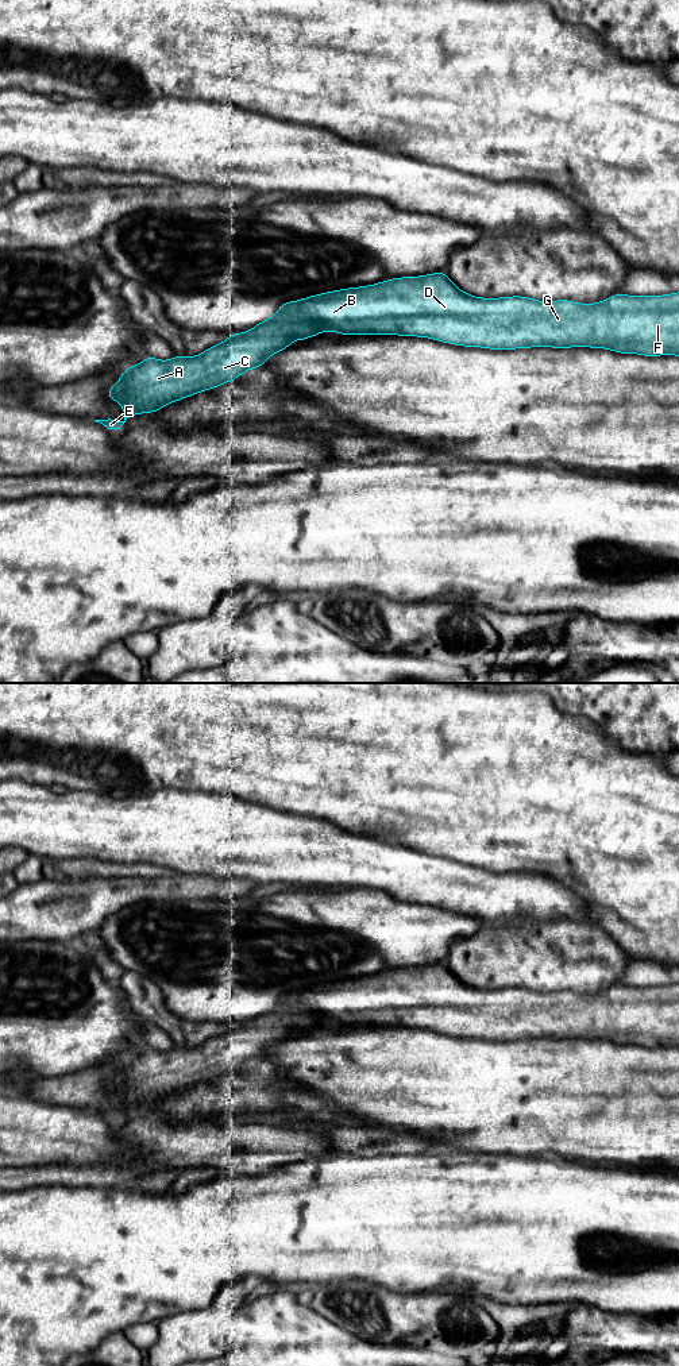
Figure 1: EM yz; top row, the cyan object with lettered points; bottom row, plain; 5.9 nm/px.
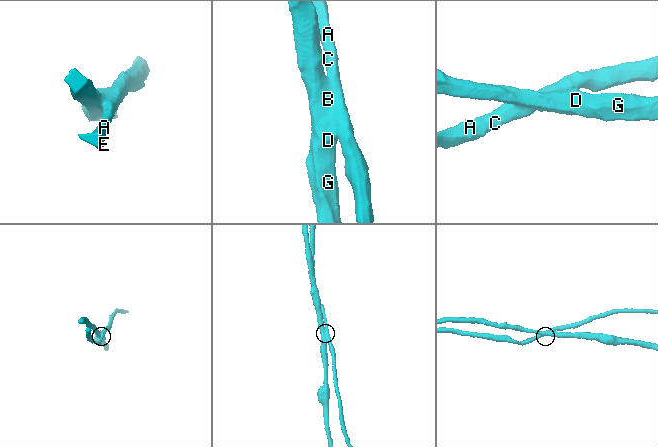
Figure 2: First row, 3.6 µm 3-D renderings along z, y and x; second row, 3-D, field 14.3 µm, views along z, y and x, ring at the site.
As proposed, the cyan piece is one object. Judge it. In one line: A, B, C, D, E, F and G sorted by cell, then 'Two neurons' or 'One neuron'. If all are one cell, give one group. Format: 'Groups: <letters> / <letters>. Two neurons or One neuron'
Groups: A C E / B D F G. Two neurons

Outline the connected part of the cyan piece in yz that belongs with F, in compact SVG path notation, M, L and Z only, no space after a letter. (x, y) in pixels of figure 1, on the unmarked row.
M444 962L320 984L279 996L277 1004L305 1006L340 1026L397 1026L489 1041L605 1039L643 1047L679 1047L679 984L613 985L595 995L539 992L522 987L482 989L464 984Z

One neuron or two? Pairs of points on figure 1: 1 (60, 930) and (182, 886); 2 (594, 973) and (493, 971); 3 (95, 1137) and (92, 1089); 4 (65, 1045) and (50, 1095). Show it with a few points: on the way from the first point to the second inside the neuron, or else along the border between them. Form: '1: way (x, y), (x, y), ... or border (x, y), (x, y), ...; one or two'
1: way (91, 902), (122, 891), (151, 888); one
2: way (568, 971), (519, 971); one
3: border (62, 1106), (93, 1111); two
4: border (87, 1069), (57, 1076), (24, 1079); two

